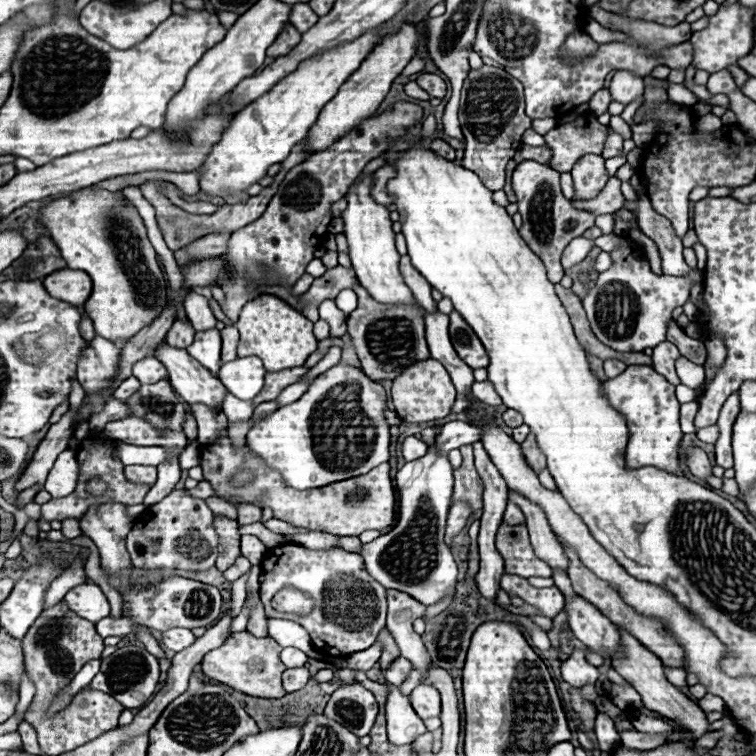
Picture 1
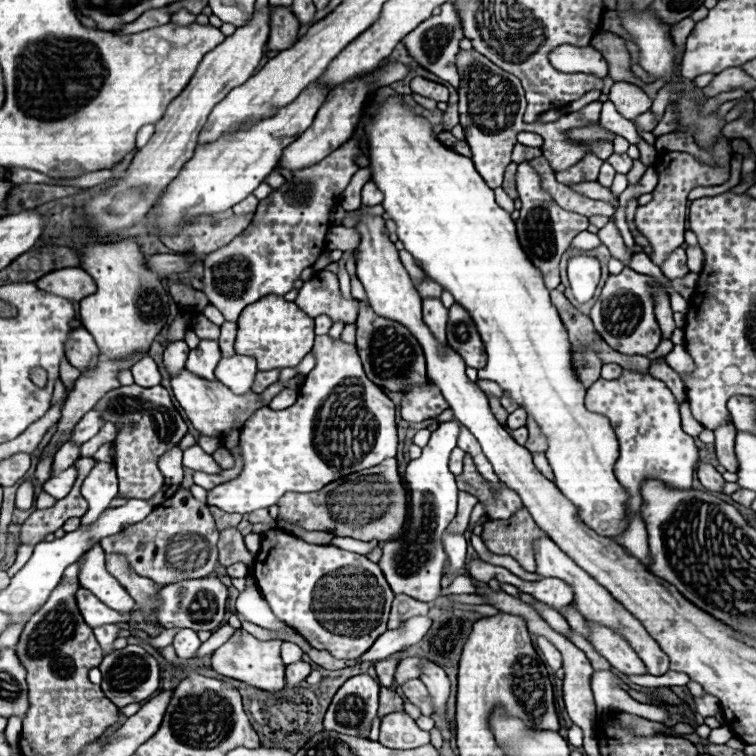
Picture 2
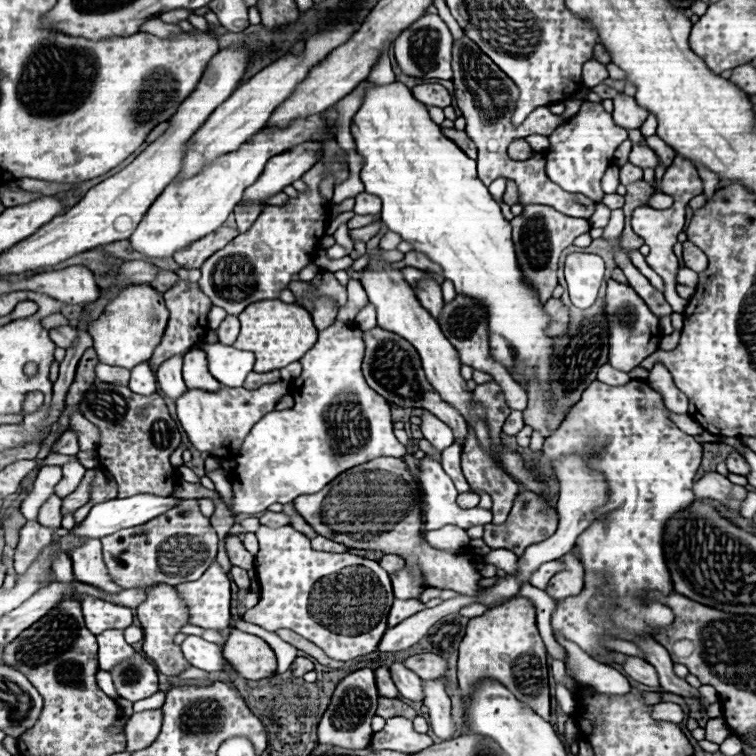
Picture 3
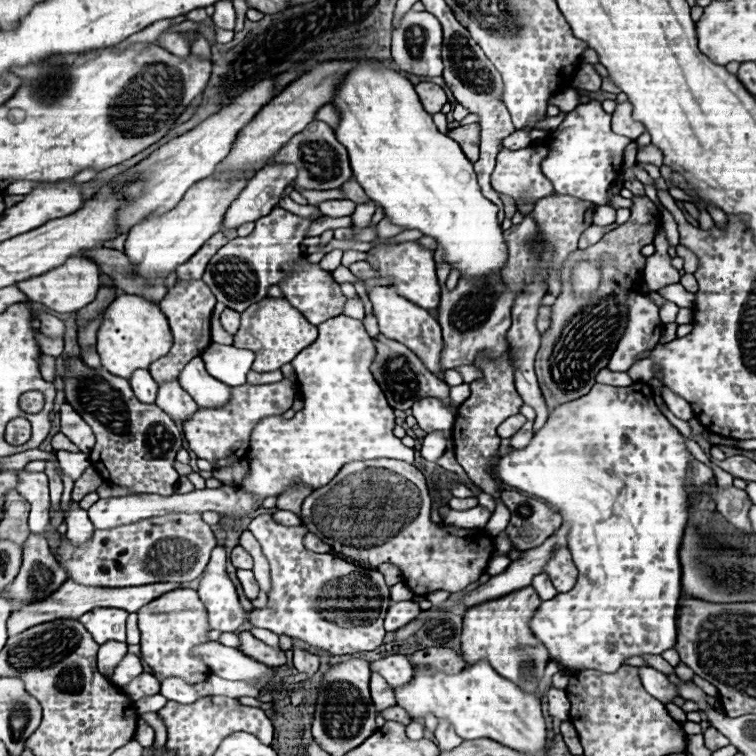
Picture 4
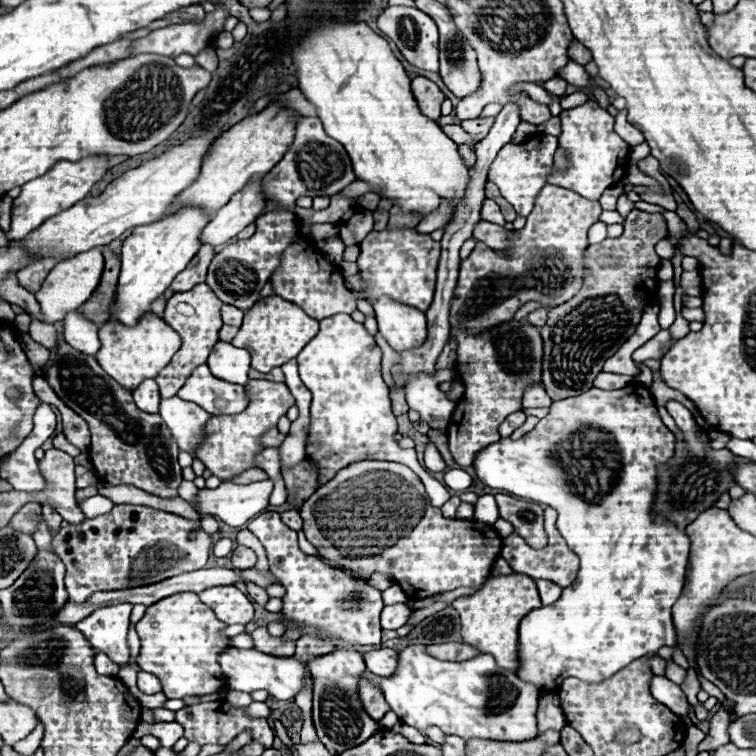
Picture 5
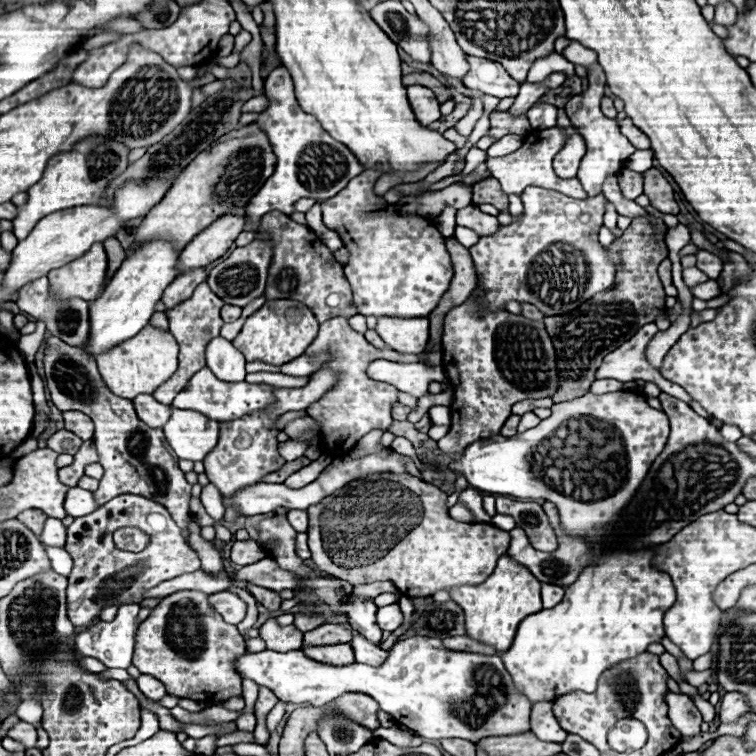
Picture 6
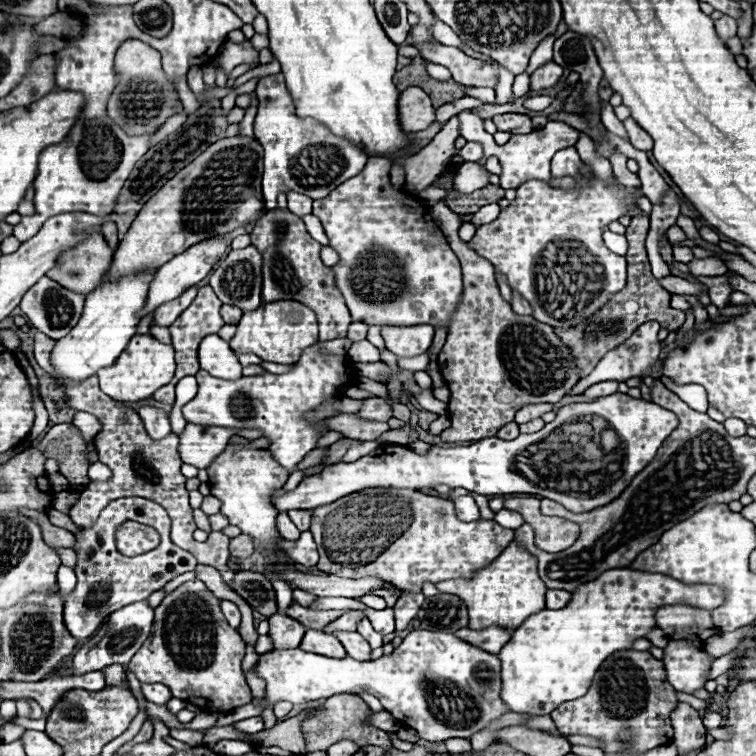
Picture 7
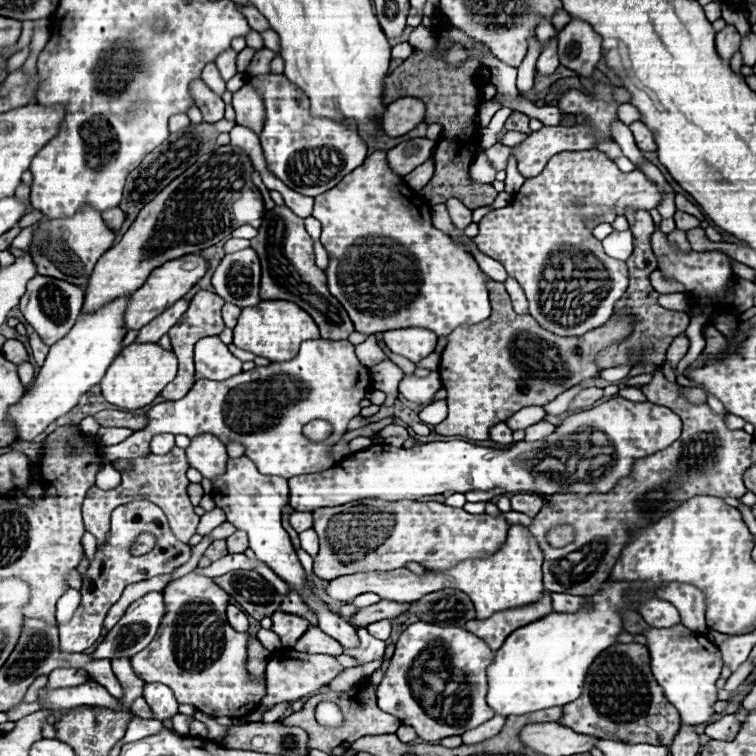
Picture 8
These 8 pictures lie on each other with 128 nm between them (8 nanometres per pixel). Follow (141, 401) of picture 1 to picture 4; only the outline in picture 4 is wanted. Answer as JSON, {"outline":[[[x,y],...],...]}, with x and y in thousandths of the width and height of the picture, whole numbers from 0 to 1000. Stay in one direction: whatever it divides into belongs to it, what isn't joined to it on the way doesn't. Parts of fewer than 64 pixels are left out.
{"outline":[[[93,468],[85,476],[82,505],[87,532],[111,553],[127,577],[127,590],[119,595],[119,611],[135,632],[185,653],[230,653],[238,632],[230,622],[230,608],[233,598],[241,593],[241,571],[230,556],[206,534],[183,532],[169,503],[135,487],[124,489],[114,484],[106,471]]]}

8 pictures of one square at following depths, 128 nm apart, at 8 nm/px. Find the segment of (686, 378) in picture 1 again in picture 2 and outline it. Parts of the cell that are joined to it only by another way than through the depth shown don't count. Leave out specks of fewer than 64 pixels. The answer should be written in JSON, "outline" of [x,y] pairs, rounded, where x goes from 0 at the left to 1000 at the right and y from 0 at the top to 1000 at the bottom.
{"outline":[[[894,455],[892,463],[881,471],[881,481],[886,481],[894,492],[913,492],[913,489],[918,489],[913,468],[907,468],[905,463],[907,460],[902,455]]]}

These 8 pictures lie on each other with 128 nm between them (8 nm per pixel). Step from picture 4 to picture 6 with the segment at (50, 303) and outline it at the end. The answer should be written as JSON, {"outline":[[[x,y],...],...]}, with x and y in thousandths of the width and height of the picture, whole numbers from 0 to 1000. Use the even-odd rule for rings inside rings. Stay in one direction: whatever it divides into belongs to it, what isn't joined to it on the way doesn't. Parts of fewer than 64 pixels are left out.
{"outline":[[[127,320],[114,339],[95,344],[93,349],[63,362],[69,386],[79,392],[98,392],[108,397],[124,397],[140,373],[140,333],[135,320]],[[50,429],[42,442],[34,442],[32,447],[26,447],[26,450],[21,452],[26,468],[32,471],[32,476],[34,476],[37,481],[45,479],[45,468],[48,468],[48,463],[50,463],[50,458],[58,452],[58,439],[61,439],[61,431],[58,431],[58,429]]]}

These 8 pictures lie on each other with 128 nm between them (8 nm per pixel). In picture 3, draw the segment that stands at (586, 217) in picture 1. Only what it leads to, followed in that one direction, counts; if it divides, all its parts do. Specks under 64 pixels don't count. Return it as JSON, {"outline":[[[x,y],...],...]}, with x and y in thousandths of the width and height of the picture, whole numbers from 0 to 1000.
{"outline":[[[704,270],[701,275],[693,275],[693,280],[680,291],[675,291],[675,296],[677,296],[677,320],[683,331],[683,344],[690,357],[690,365],[696,376],[701,376],[712,386],[712,397],[720,402],[730,392],[730,384],[738,378],[735,357],[743,331],[751,328],[762,312],[778,307],[780,296],[778,291],[770,288],[743,286],[733,275],[714,270]]]}

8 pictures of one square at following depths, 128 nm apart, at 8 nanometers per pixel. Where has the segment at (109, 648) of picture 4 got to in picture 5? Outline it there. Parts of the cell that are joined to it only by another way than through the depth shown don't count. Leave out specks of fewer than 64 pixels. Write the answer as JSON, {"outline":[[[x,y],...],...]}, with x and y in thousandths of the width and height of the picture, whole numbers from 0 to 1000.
{"outline":[[[135,862],[124,868],[124,881],[127,881],[127,889],[135,894],[153,894],[159,886],[159,881],[151,878],[143,868],[135,868]]]}

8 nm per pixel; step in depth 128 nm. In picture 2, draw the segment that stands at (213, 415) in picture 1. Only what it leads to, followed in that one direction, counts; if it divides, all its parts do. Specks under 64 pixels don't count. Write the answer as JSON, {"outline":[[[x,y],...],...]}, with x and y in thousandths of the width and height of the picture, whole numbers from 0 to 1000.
{"outline":[[[267,577],[265,582],[262,582],[262,590],[272,598],[272,601],[280,601],[286,593],[291,593],[294,590],[294,579],[272,579],[272,577]]]}

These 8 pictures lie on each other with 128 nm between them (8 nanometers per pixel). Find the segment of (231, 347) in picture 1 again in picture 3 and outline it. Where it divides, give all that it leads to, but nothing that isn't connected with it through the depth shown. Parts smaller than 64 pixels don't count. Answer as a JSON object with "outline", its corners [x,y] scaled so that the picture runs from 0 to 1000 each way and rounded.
{"outline":[[[299,418],[296,426],[288,434],[288,450],[294,455],[299,455],[299,458],[307,458],[310,450],[312,450],[312,444],[315,444],[315,439],[317,439],[315,421],[312,418]]]}

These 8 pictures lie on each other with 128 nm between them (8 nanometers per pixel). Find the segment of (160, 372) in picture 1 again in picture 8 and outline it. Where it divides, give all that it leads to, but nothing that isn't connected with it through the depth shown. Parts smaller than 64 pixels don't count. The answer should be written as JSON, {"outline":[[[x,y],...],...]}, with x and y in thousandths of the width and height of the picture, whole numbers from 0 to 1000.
{"outline":[[[204,577],[201,587],[198,587],[198,593],[201,593],[201,601],[212,601],[212,603],[217,603],[217,601],[225,601],[230,590],[233,590],[233,582],[230,582],[230,577]]]}

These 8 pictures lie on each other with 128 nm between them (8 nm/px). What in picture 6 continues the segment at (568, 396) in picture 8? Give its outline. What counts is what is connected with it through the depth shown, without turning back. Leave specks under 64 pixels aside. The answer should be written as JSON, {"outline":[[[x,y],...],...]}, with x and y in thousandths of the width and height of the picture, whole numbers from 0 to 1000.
{"outline":[[[852,429],[833,450],[828,450],[823,458],[802,468],[794,487],[788,489],[788,500],[812,500],[820,505],[836,505],[836,503],[854,503],[868,505],[876,519],[894,524],[899,529],[913,532],[913,524],[899,513],[897,508],[881,505],[873,492],[854,476],[854,460],[857,452],[870,439],[868,429]]]}

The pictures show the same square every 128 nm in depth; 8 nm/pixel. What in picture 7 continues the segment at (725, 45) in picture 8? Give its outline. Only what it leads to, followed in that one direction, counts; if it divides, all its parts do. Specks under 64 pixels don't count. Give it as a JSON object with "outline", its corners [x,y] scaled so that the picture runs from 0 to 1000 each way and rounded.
{"outline":[[[955,21],[955,24],[947,26],[944,32],[947,32],[947,45],[950,45],[950,50],[952,50],[955,56],[963,56],[963,53],[971,50],[974,42],[976,42],[976,32],[974,32],[974,26],[966,24],[966,21]]]}

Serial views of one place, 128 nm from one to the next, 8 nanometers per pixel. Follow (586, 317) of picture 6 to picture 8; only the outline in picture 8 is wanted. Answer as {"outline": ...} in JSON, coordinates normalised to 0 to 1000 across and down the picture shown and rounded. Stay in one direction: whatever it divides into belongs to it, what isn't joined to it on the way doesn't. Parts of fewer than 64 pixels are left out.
{"outline":[[[828,278],[825,283],[833,294],[833,304],[839,310],[839,336],[828,344],[828,352],[831,352],[831,384],[825,386],[825,392],[817,397],[815,402],[815,413],[817,410],[831,410],[839,423],[841,423],[841,434],[839,439],[817,458],[812,460],[804,460],[802,466],[796,466],[796,471],[791,471],[791,484],[794,487],[815,487],[815,484],[828,484],[833,479],[831,468],[833,463],[839,466],[847,466],[847,474],[841,476],[841,481],[852,481],[852,479],[860,479],[860,481],[868,481],[868,484],[876,484],[876,479],[881,476],[881,463],[884,458],[889,455],[889,450],[902,442],[907,434],[910,434],[910,426],[913,426],[913,418],[907,413],[894,413],[894,410],[881,410],[870,402],[870,386],[865,386],[865,381],[860,378],[860,360],[865,360],[870,354],[868,349],[868,339],[860,333],[860,310],[868,304],[865,294],[862,294],[862,286],[857,278]]]}

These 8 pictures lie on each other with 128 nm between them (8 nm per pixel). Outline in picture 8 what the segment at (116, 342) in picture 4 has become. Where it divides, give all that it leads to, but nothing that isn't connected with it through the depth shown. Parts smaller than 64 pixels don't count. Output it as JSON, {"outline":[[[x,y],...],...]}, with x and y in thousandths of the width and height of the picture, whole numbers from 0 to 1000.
{"outline":[[[172,455],[146,481],[140,497],[132,505],[132,513],[140,532],[167,542],[183,542],[201,534],[220,513],[220,508],[230,503],[230,497],[233,497],[233,476],[228,466],[212,460],[209,455]]]}

